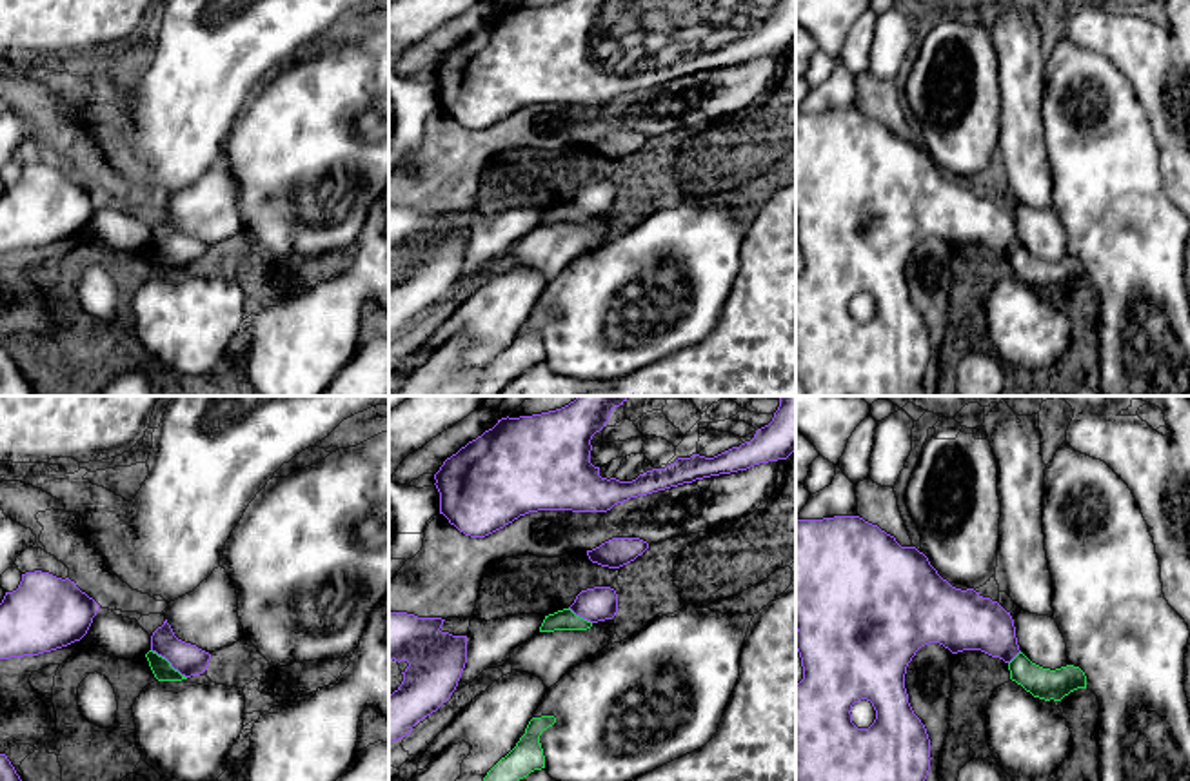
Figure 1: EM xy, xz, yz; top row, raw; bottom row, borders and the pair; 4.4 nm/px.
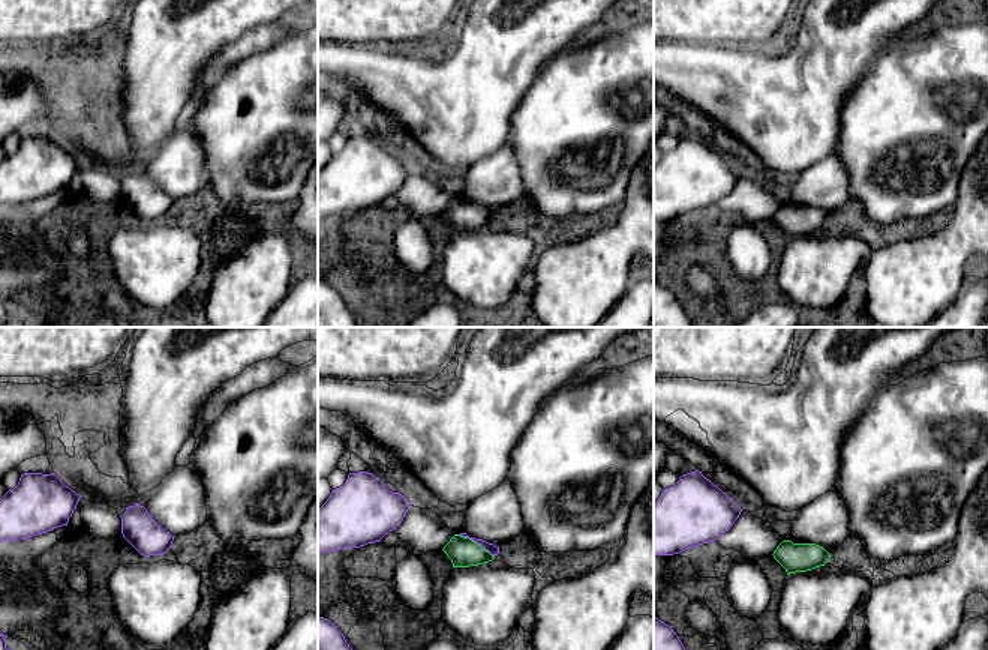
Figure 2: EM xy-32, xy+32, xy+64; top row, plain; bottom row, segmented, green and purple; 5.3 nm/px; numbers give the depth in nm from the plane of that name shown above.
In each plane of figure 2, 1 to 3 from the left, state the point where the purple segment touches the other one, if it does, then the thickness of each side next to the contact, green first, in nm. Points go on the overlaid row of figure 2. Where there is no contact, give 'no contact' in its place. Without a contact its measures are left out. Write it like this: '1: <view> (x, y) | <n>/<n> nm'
1: no contact
2: xy+32 (476, 542) | 160/60 nm
3: no contact

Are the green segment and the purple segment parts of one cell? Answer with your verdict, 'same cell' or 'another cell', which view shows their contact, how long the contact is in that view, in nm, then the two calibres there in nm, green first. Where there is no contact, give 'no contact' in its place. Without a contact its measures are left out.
another cell | xy | 200 nm | 90/140 nm

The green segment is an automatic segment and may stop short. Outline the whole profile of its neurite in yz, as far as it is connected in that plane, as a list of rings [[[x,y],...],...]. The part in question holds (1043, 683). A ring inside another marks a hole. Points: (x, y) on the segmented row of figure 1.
[[[1023,652],[1008,663],[1008,670],[1012,681],[1045,701],[1061,701],[1070,692],[1086,688],[1086,676],[1079,667],[1043,668],[1032,663]]]

